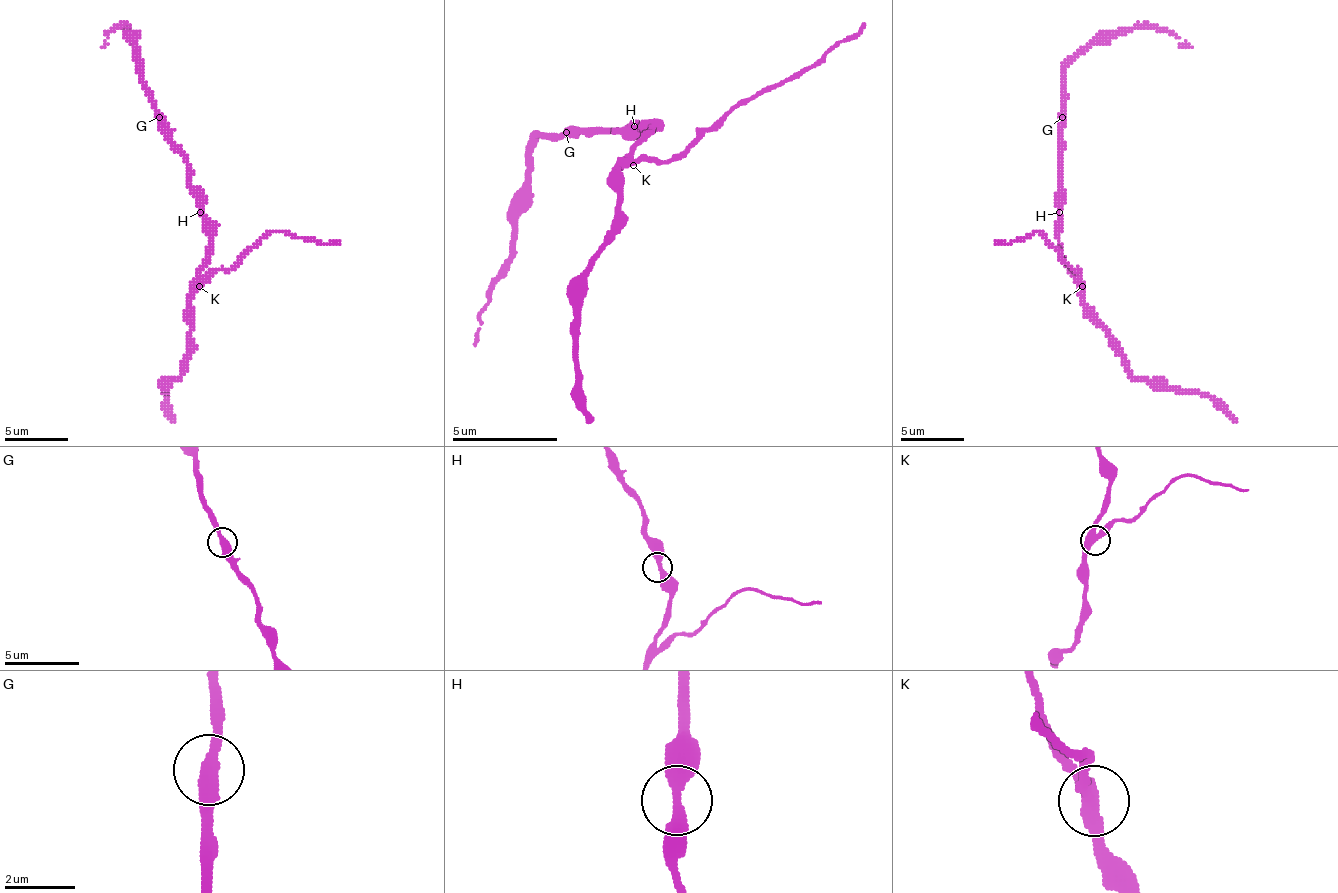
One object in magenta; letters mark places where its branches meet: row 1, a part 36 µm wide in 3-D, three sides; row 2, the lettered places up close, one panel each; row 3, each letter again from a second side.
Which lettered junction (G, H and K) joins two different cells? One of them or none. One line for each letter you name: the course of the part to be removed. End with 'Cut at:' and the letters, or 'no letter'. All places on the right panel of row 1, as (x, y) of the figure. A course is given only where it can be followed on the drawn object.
K: foreign part runs (1081, 285), (1078, 269), (1036, 231), (1030, 238), (1011, 244), (995, 241)
Cut at: K

